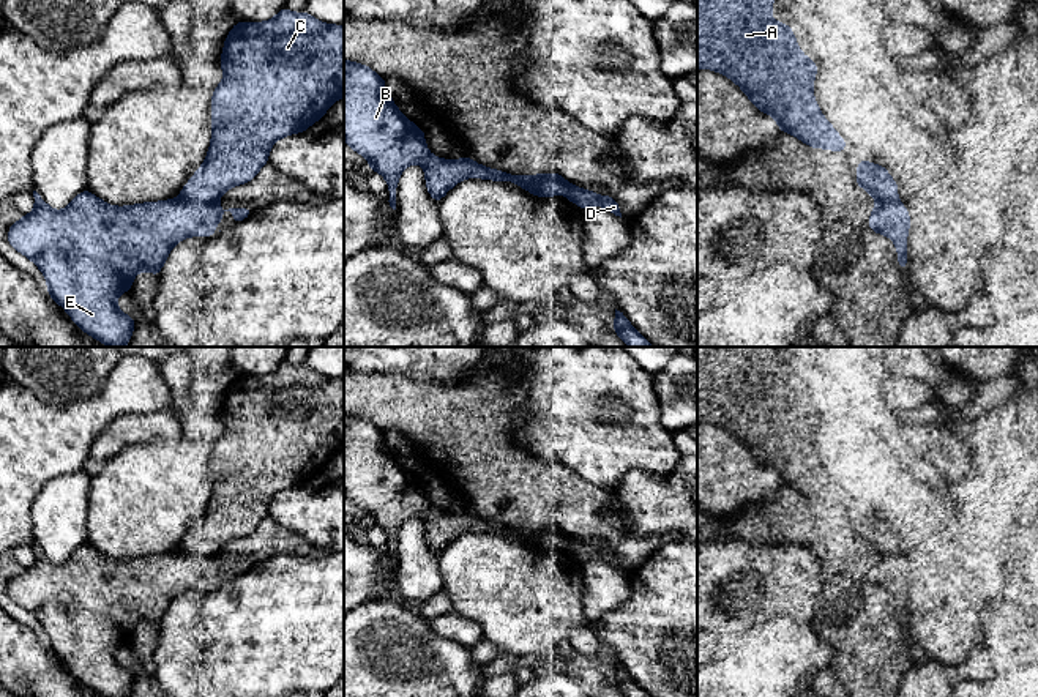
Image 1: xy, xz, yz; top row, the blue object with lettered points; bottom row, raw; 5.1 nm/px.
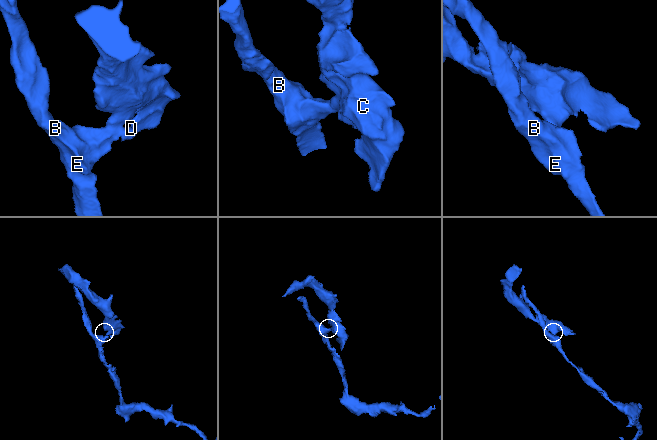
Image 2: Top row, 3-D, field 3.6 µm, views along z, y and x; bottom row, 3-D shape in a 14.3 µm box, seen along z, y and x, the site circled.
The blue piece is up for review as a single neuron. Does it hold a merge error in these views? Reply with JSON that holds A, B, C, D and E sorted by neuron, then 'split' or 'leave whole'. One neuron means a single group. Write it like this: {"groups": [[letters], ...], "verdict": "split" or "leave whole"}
{"groups": [["A", "C"], ["B", "D", "E"]], "verdict": "split"}

